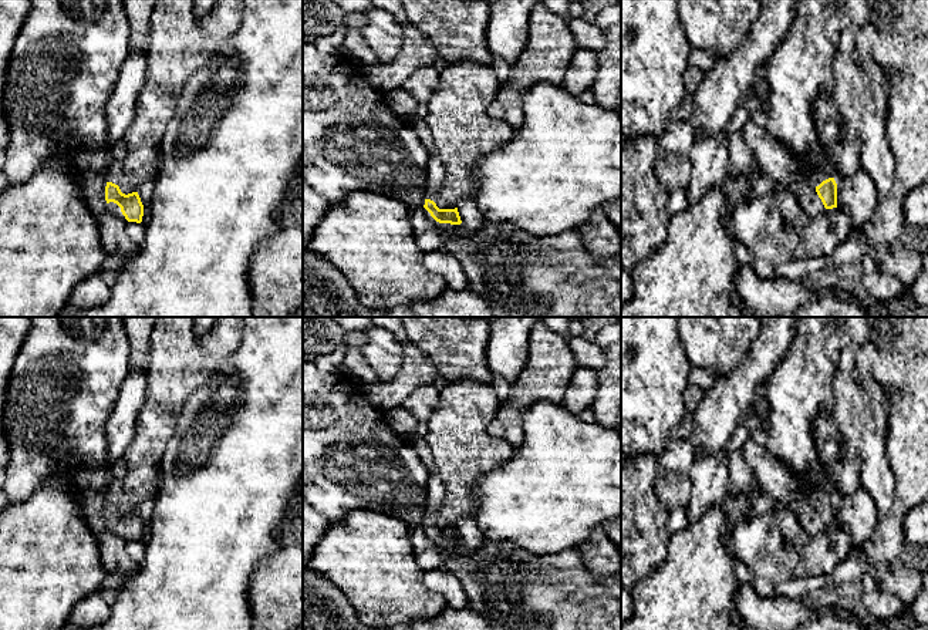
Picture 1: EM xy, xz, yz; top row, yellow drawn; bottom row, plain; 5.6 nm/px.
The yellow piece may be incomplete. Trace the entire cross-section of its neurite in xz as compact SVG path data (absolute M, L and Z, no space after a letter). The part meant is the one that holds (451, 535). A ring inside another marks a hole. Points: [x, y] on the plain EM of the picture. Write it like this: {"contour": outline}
{"contour": "M431 474L426 482L426 518L423 526L439 542L460 543L458 526L439 528L436 520L441 515L441 506L446 498L446 485L438 474Z"}

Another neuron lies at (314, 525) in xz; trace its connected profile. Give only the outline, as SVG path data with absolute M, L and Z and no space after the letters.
M303 492L303 567L310 562L314 546L325 535L328 525L330 522L308 503Z

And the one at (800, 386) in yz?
M800 317L792 346L780 363L763 383L766 390L765 447L784 462L799 482L817 475L814 464L820 459L811 422L819 412L830 412L834 407L833 384L838 360L844 348L863 347L868 341L871 317Z

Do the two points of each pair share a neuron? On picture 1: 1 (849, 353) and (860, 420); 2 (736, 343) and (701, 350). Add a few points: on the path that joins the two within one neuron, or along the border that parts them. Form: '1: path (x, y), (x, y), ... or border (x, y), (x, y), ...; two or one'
1: path (849, 370), (849, 391), (856, 403); one
2: path (728, 343), (709, 343); one

